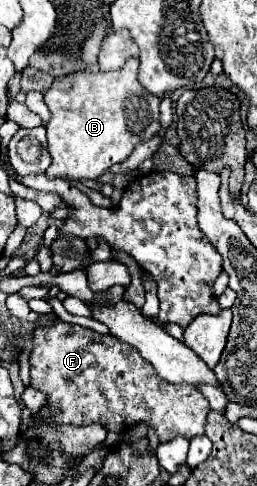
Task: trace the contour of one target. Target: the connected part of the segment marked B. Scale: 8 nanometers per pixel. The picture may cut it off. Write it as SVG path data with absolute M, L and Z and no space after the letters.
M129 58L123 68L113 72L75 72L55 78L45 92L51 120L45 124L47 148L51 154L49 178L95 180L113 164L123 162L133 148L159 132L161 98L149 96L137 80L137 58Z

